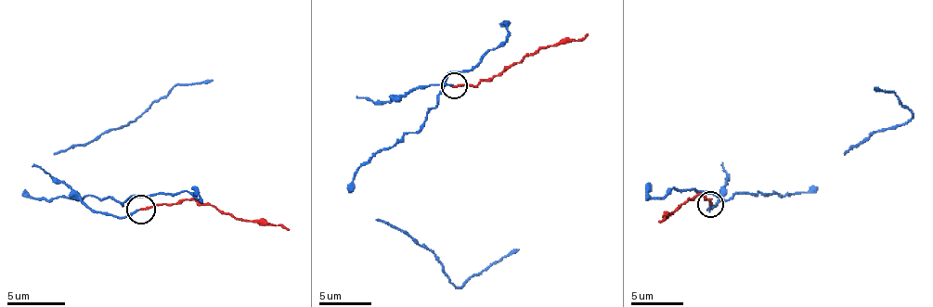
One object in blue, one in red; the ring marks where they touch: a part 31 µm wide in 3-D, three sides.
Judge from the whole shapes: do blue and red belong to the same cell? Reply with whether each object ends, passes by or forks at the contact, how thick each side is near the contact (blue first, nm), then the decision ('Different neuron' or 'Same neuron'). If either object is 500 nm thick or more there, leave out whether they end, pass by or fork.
At the ring blue passes by. At the ring red ends. Thickness 120 nm (blue) against 170 nm. Same neuron

